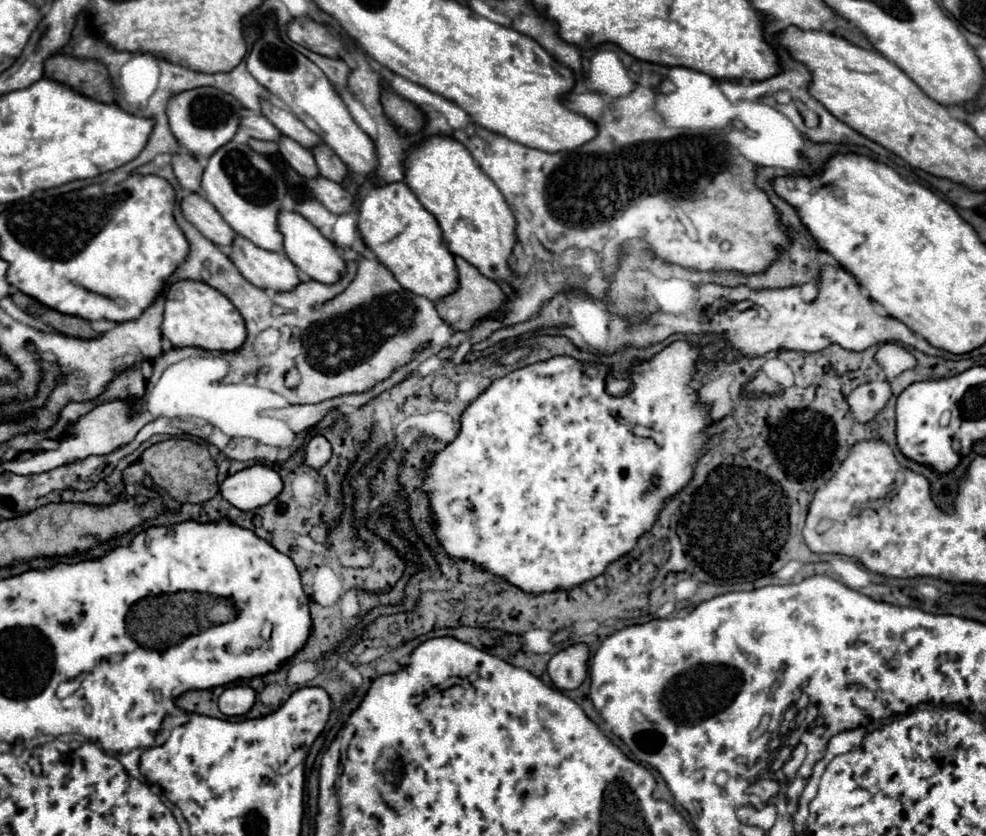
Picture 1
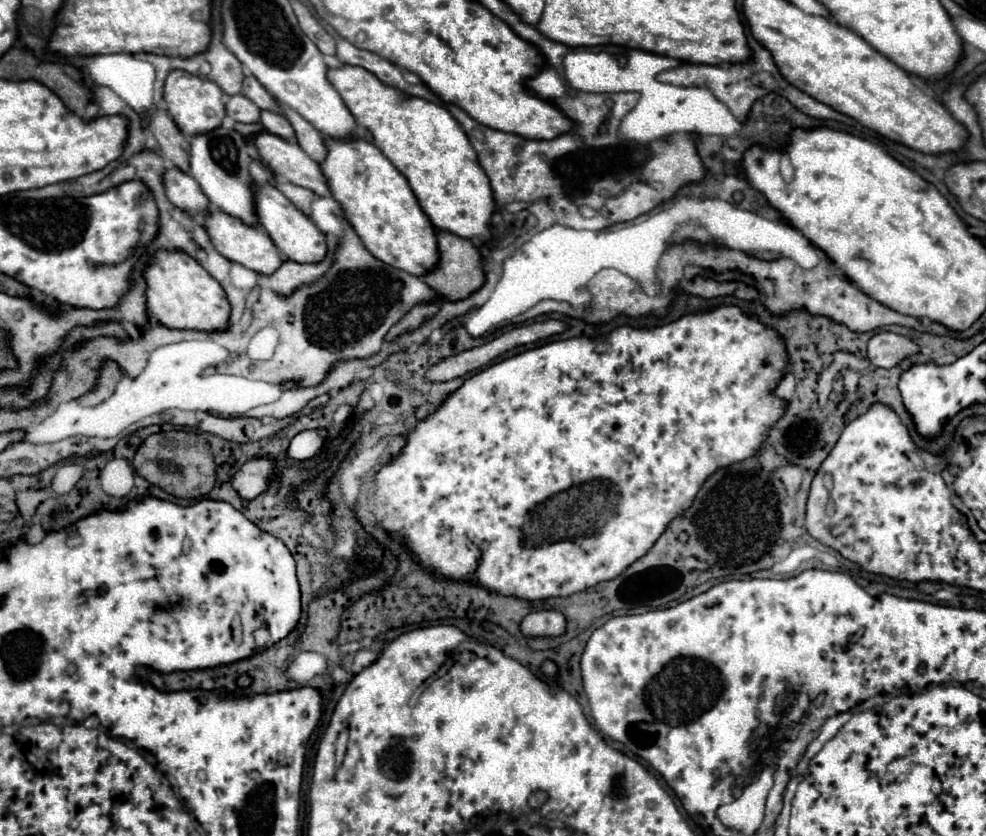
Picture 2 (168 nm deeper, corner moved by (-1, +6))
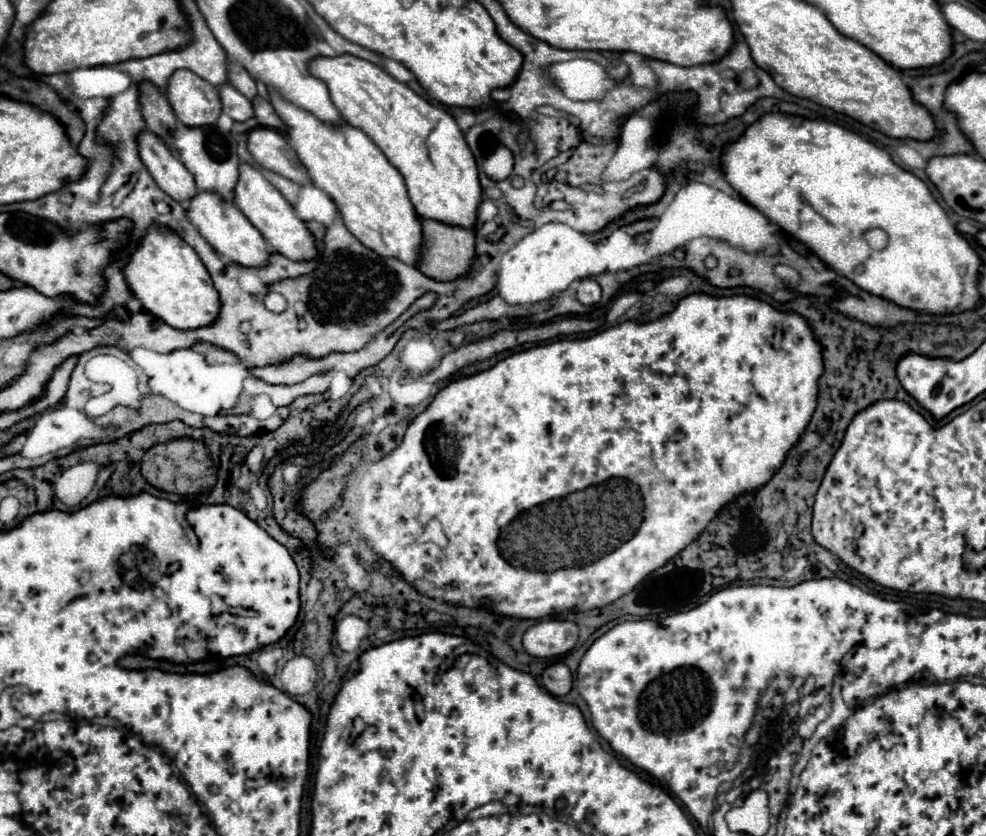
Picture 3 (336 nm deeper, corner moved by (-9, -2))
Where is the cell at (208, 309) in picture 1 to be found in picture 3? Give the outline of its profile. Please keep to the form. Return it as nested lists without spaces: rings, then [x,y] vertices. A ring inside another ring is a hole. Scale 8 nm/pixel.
[[[152,222],[138,248],[122,268],[132,294],[142,302],[144,310],[162,318],[166,324],[188,330],[208,326],[216,320],[220,298],[212,286],[210,274],[198,254],[174,230]]]

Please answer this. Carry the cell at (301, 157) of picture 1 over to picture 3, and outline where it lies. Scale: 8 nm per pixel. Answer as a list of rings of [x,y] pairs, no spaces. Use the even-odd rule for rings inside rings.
[[[256,96],[252,100],[254,106],[254,116],[260,122],[260,126],[268,126],[268,128],[276,128],[276,130],[284,130],[284,124],[280,120],[280,116],[274,112],[272,104],[260,96]]]

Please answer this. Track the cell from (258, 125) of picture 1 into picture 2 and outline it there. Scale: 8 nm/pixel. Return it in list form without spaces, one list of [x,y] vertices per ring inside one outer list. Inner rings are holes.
[[[230,96],[226,102],[226,116],[220,128],[233,130],[236,123],[256,124],[260,122],[260,108],[246,96]]]

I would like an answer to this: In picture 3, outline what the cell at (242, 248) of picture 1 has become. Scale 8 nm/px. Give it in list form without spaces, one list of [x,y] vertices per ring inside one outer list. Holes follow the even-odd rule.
[[[198,192],[186,210],[188,220],[198,228],[198,232],[206,238],[206,242],[228,262],[238,262],[242,266],[264,266],[268,262],[270,252],[266,250],[262,234],[236,210],[236,206],[228,200],[224,200],[216,192]]]

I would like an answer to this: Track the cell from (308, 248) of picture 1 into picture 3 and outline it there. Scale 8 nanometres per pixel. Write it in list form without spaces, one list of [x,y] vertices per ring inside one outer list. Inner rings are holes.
[[[240,162],[238,172],[240,178],[234,188],[234,204],[252,222],[252,226],[258,228],[268,246],[278,254],[284,254],[286,258],[314,258],[316,256],[314,236],[310,234],[306,224],[296,216],[288,200],[250,164]]]

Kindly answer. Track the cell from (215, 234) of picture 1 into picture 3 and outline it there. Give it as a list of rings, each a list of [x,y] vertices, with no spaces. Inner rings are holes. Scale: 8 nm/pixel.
[[[142,130],[138,134],[138,154],[156,184],[174,200],[190,200],[198,192],[192,174],[160,136]]]

